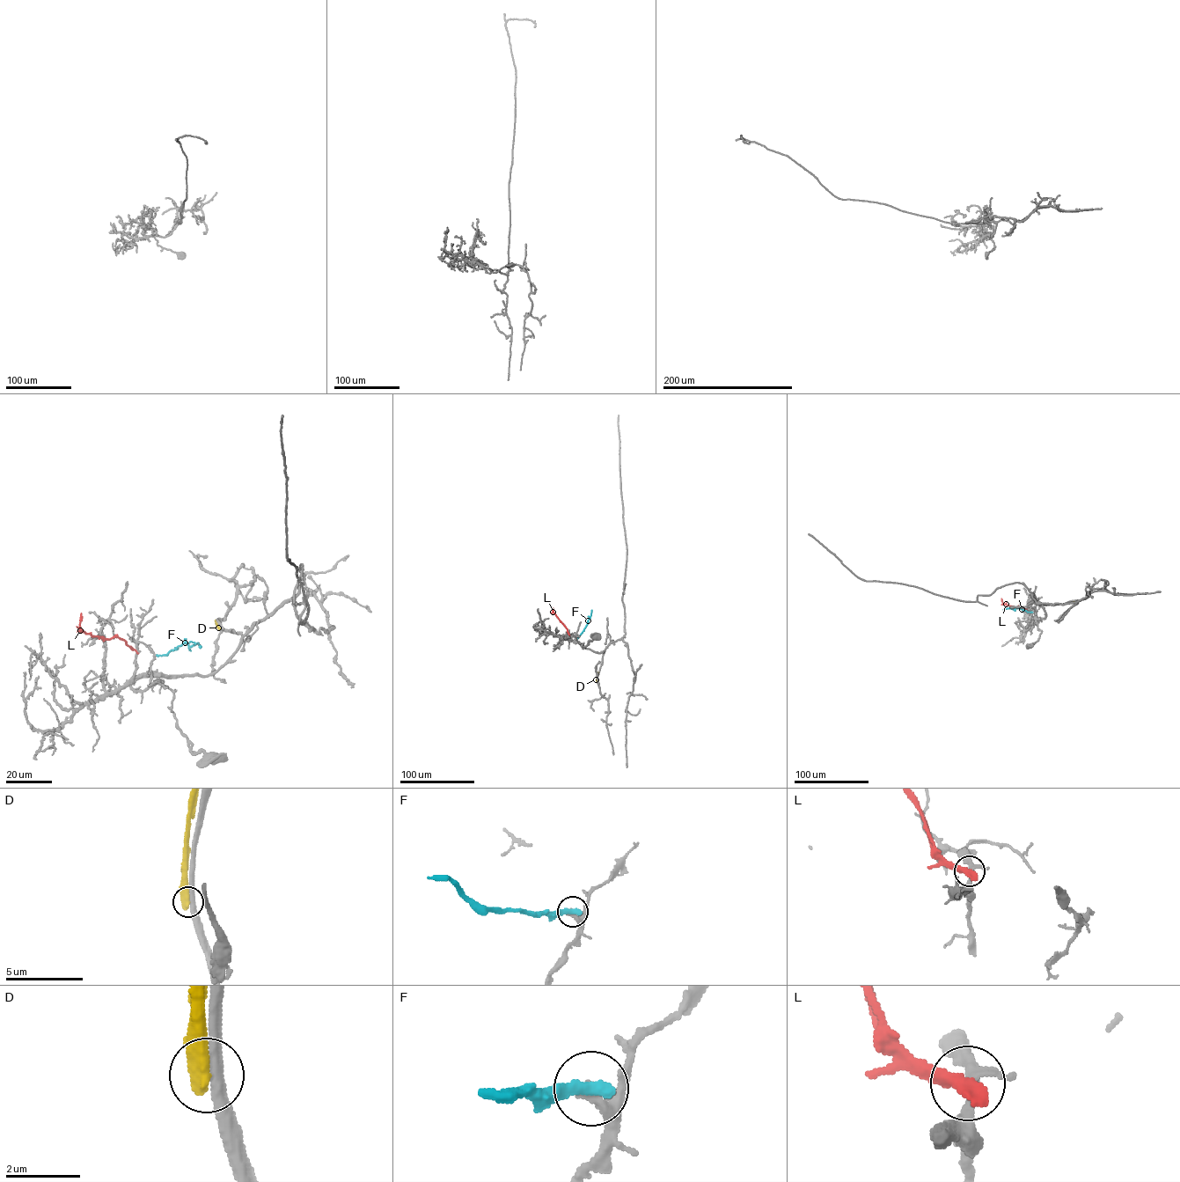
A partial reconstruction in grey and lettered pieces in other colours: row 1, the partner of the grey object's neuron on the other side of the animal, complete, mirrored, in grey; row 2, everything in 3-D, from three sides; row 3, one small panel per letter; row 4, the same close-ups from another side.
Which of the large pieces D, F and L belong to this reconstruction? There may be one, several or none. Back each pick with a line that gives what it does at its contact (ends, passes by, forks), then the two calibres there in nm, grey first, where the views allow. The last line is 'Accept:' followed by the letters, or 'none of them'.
Accept: none of them

